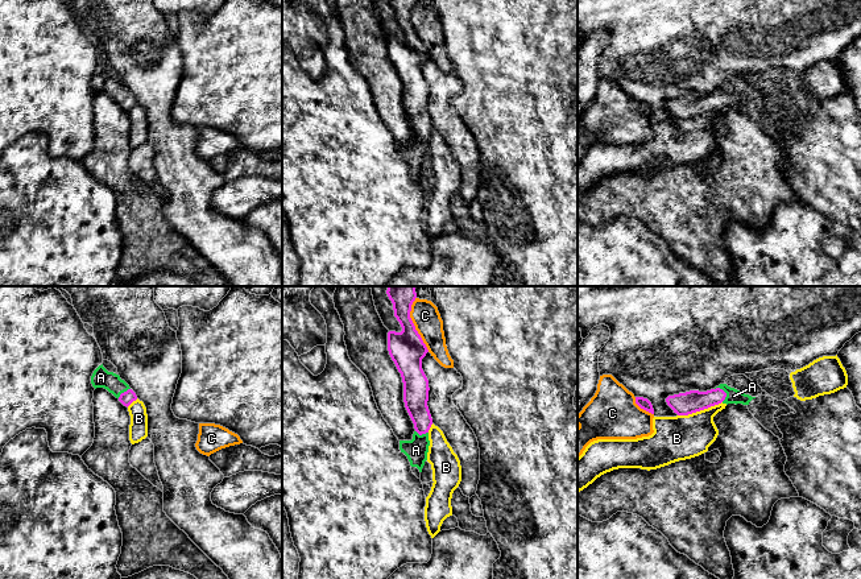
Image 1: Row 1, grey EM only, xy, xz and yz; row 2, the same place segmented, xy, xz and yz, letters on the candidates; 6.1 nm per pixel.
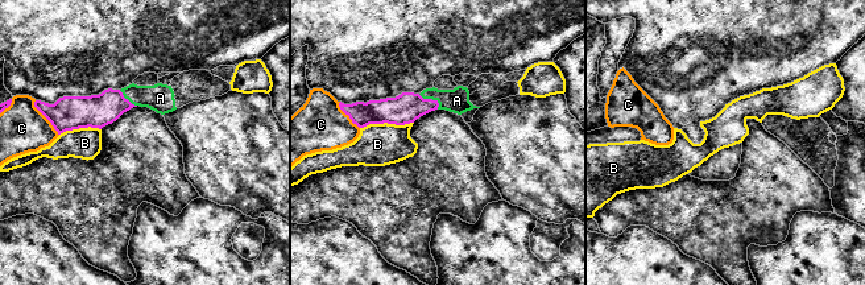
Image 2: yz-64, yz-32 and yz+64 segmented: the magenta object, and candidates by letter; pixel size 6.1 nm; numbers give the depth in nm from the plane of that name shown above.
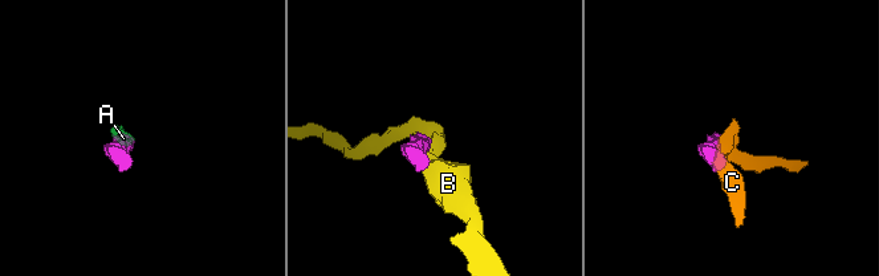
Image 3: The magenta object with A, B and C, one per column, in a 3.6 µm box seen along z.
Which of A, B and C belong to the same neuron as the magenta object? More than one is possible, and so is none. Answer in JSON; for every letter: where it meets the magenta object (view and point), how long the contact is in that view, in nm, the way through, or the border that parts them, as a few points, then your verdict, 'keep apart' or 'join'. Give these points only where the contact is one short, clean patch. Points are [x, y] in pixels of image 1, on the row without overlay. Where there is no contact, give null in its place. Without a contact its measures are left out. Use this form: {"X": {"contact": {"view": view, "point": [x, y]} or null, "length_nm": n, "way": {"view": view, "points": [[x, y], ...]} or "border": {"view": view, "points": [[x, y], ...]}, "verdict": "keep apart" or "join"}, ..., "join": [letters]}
{"A": {"contact": {"view": "yz", "point": [725, 98]}, "length_nm": 100, "way": {"view": "yz", "points": [[692, 106], [725, 98], [733, 100]]}, "verdict": "join"}, "B": {"contact": {"view": "yz", "point": [699, 115]}, "length_nm": 280, "verdict": "keep apart"}, "C": {"contact": {"view": "xz", "point": [413, 29]}, "length_nm": 340, "verdict": "keep apart"}, "join": ["A"]}

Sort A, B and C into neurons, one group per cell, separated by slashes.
A / B / C

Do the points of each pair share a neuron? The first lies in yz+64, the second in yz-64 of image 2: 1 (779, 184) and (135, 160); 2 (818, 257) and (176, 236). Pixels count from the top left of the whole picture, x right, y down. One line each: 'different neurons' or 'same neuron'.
1: same neuron
2: same neuron

